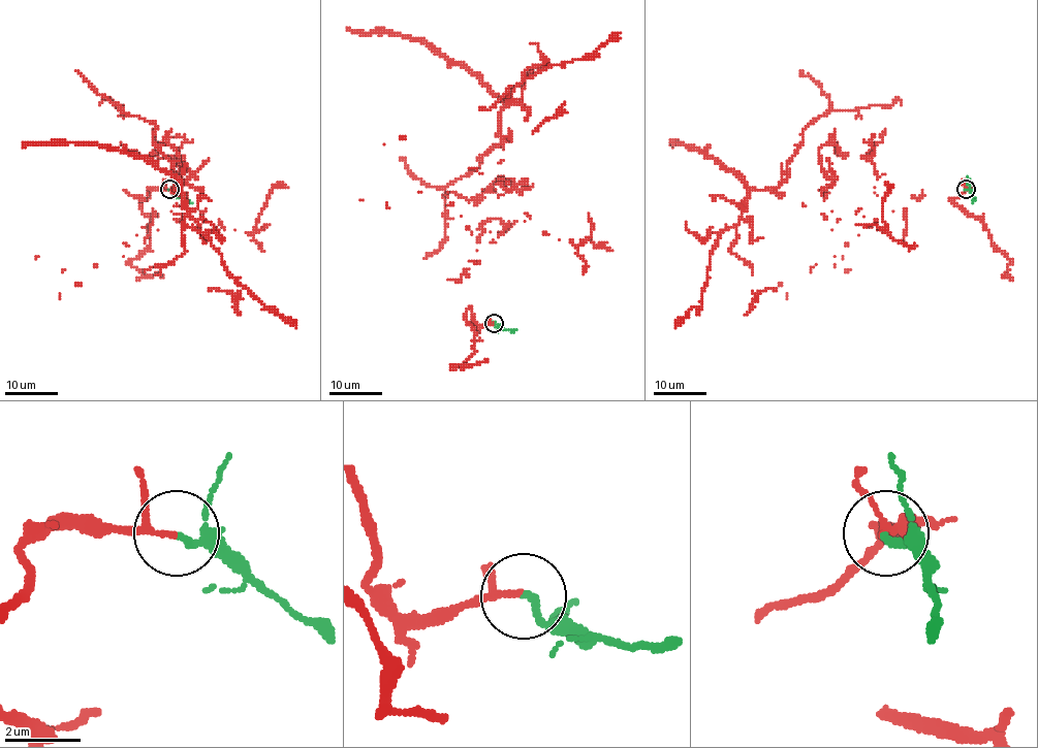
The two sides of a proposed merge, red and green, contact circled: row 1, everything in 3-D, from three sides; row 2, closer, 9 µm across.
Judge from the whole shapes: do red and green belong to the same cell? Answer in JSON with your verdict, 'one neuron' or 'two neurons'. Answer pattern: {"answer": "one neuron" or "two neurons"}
{"answer": "one neuron"}

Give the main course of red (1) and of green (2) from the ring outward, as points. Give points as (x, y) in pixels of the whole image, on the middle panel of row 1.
1: (493, 324), (460, 282), (472, 232), (504, 227), (481, 158), (561, 65), (532, 133)
2: (493, 324), (506, 330), (515, 329)

